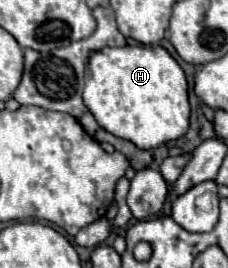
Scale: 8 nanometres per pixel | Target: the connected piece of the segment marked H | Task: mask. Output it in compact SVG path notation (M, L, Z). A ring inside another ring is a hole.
M160 45L104 47L88 60L84 103L98 125L142 149L156 149L188 131L188 83L182 67Z

